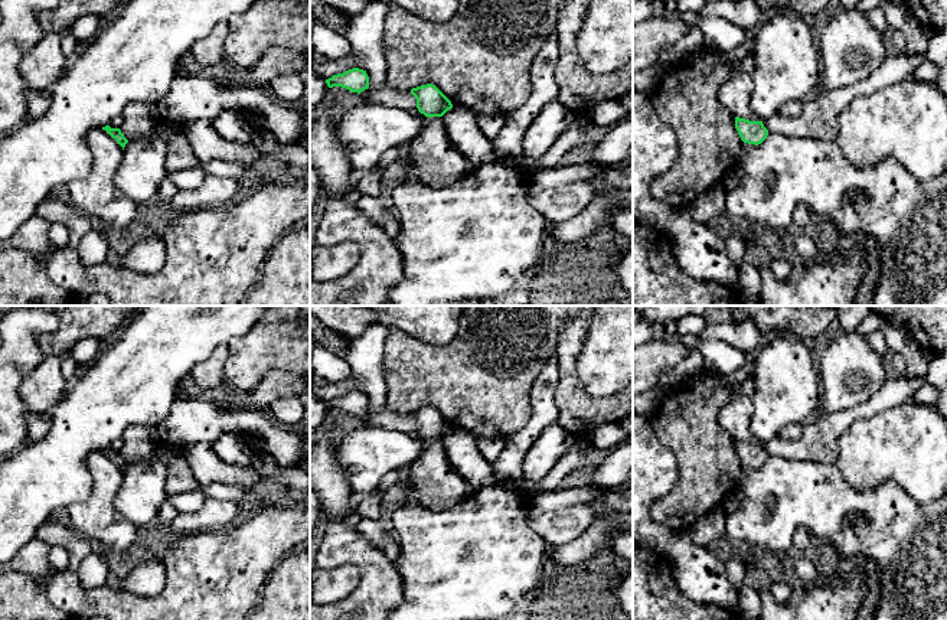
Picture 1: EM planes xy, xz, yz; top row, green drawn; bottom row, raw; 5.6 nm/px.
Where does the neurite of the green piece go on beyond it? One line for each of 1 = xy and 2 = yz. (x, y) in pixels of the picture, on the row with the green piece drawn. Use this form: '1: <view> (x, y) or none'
1: none
2: none

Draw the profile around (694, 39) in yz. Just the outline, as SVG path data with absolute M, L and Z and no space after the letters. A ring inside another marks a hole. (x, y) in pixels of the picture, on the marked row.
M689 26L686 36L672 46L664 48L656 61L662 69L676 65L679 61L703 46L703 33L699 26Z

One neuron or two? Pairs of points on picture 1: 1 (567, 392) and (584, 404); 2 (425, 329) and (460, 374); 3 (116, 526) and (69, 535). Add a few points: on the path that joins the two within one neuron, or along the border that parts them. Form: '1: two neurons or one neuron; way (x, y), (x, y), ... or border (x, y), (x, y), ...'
1: one neuron; way (571, 397), (580, 404)
2: two neurons; border (460, 320), (457, 333), (440, 345), (407, 332)
3: two neurons; border (68, 525), (91, 544)

